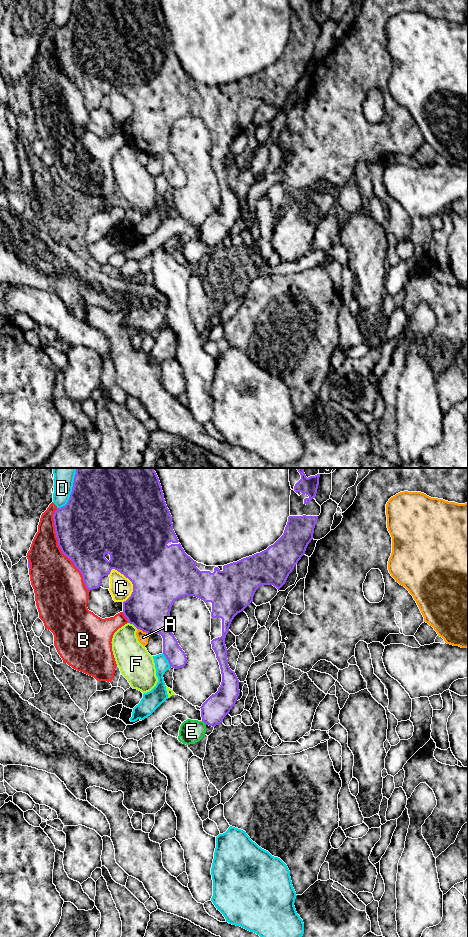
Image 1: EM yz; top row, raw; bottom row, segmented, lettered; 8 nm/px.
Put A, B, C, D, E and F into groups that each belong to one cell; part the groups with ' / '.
A / B / C / D / E / F

